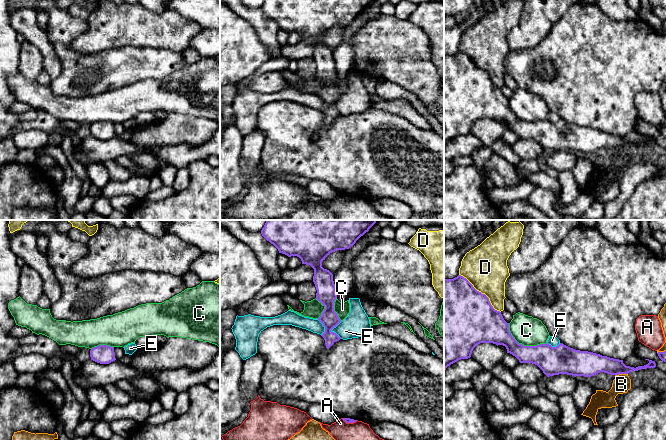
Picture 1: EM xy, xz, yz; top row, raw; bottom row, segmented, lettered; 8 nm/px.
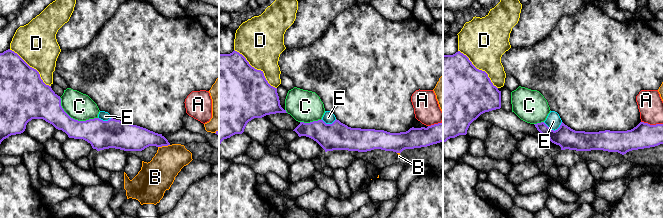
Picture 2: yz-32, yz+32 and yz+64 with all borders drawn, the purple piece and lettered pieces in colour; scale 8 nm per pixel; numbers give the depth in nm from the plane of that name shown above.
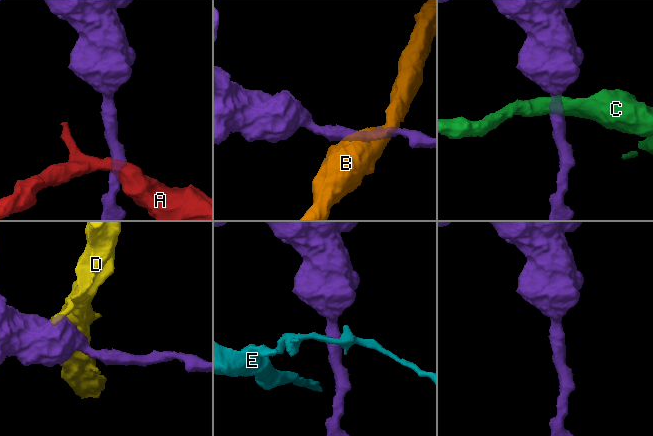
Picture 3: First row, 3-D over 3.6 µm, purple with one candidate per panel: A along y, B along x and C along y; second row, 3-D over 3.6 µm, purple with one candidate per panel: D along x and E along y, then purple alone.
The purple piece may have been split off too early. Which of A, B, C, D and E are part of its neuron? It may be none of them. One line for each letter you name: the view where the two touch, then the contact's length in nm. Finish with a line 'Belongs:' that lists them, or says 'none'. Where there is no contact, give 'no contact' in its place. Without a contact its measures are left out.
Belongs: none

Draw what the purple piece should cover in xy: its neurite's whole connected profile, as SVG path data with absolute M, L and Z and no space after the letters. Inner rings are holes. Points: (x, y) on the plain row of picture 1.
M99 121L90 126L91 136L100 140L109 140L116 136L114 123Z

